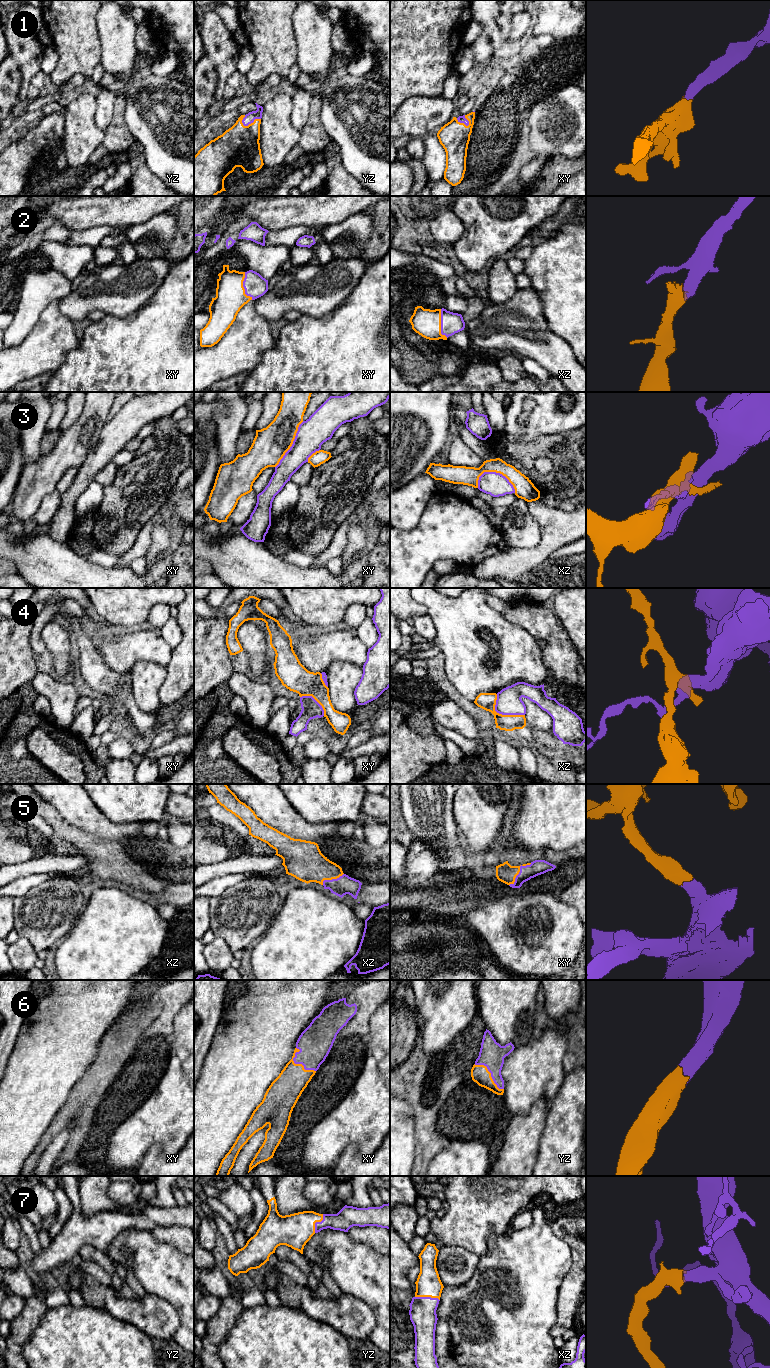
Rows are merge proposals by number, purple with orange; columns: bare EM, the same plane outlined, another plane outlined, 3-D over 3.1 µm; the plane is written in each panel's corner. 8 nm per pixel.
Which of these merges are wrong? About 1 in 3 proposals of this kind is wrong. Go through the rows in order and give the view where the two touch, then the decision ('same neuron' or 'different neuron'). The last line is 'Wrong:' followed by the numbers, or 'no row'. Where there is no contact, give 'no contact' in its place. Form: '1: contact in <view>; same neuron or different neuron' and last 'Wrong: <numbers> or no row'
1: contact in yz; same neuron
2: contact in xy; same neuron
3: contact in xz; different neuron
4: contact in xz; different neuron
5: contact in xy; same neuron
6: contact in xy; same neuron
7: contact in xz; same neuron
Wrong: 3, 4

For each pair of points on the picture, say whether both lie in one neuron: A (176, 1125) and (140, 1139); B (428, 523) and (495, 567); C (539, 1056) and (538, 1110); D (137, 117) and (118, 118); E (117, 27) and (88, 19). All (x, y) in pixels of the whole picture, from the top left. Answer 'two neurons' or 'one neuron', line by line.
A: one neuron
B: two neurons
C: two neurons
D: two neurons
E: two neurons

